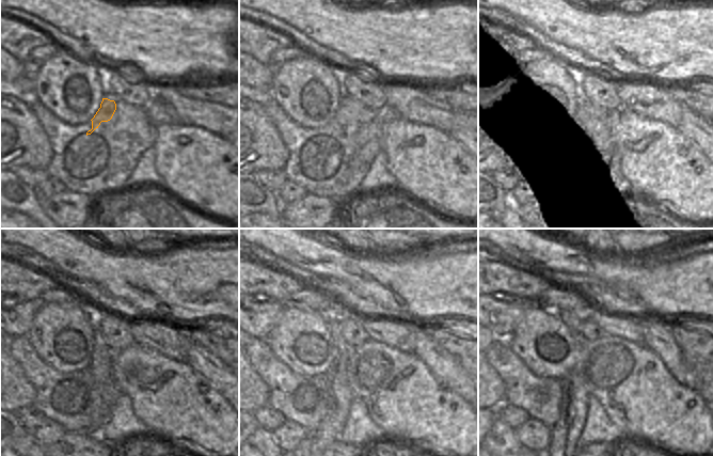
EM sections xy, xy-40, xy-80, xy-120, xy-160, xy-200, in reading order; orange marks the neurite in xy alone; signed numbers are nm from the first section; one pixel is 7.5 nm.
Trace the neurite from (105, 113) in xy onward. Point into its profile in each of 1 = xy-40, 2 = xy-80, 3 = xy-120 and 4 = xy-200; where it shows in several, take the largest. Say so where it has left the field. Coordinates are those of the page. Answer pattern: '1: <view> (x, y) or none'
1: xy-40 (345, 110)
2: xy-80 (584, 109)
3: xy-120 (101, 356)
4: xy-200 (571, 320)

